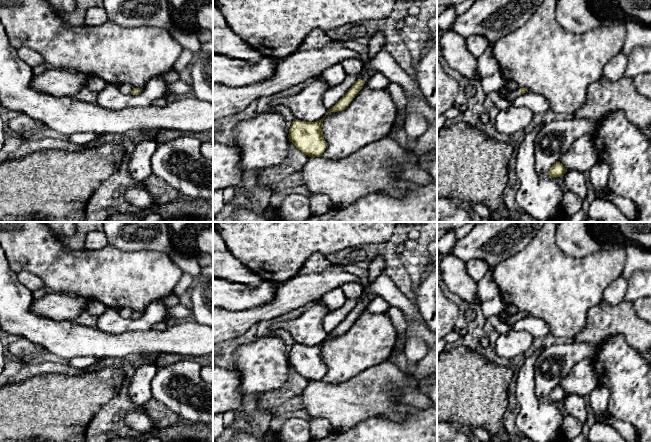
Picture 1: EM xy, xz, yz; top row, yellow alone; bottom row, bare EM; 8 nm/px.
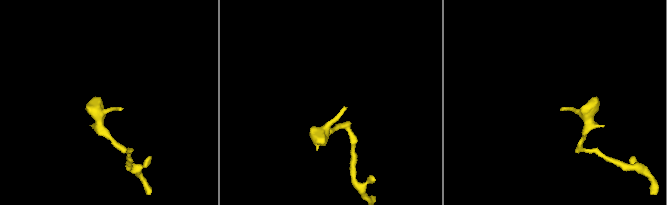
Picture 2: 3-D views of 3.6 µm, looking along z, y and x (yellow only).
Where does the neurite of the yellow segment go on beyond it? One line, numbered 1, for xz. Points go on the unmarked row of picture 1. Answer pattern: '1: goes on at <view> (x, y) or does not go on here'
1: goes on at xz (363, 301)

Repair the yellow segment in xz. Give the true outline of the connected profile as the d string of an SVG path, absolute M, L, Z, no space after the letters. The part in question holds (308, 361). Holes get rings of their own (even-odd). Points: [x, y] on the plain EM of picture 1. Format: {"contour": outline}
{"contour": "M370 295L365 299L361 299L348 316L331 333L327 334L321 344L306 346L295 343L290 350L289 365L309 381L322 380L327 370L322 354L323 344L326 339L331 336L339 336L346 333L372 298L373 296Z"}

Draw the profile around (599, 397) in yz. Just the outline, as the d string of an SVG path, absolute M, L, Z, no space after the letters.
M600 384L591 392L590 406L593 410L596 422L600 422L600 419L605 415L607 409L607 403L610 398L610 390L604 385Z

